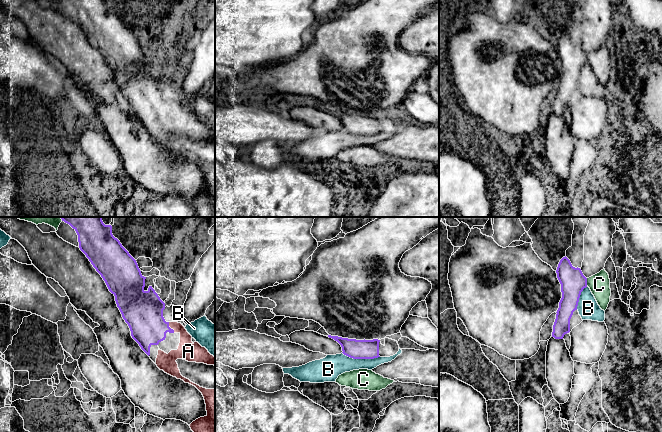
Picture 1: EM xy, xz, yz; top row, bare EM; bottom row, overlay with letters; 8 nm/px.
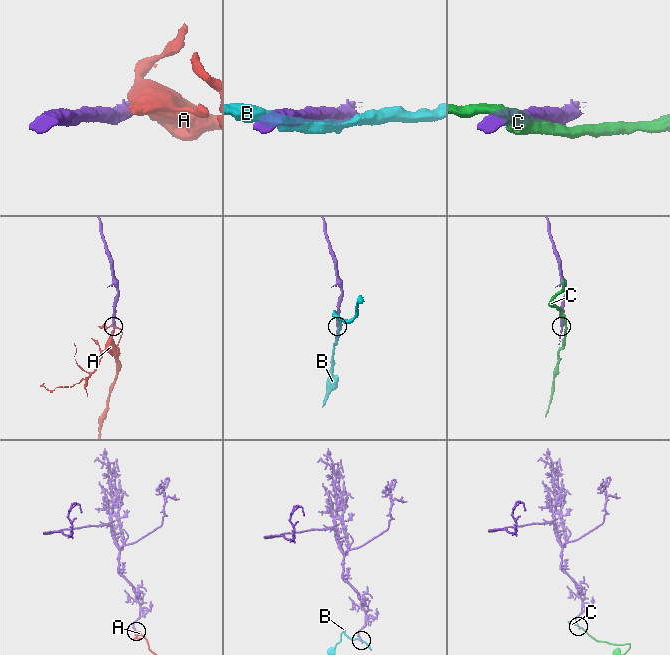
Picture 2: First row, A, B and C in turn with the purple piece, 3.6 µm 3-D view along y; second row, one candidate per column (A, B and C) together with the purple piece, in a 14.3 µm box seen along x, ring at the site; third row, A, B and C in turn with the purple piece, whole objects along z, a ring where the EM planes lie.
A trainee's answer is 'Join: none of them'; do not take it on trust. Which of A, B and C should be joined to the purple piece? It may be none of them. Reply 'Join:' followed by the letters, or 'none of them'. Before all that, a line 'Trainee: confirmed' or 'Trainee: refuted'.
Trainee: refuted
Join: A

